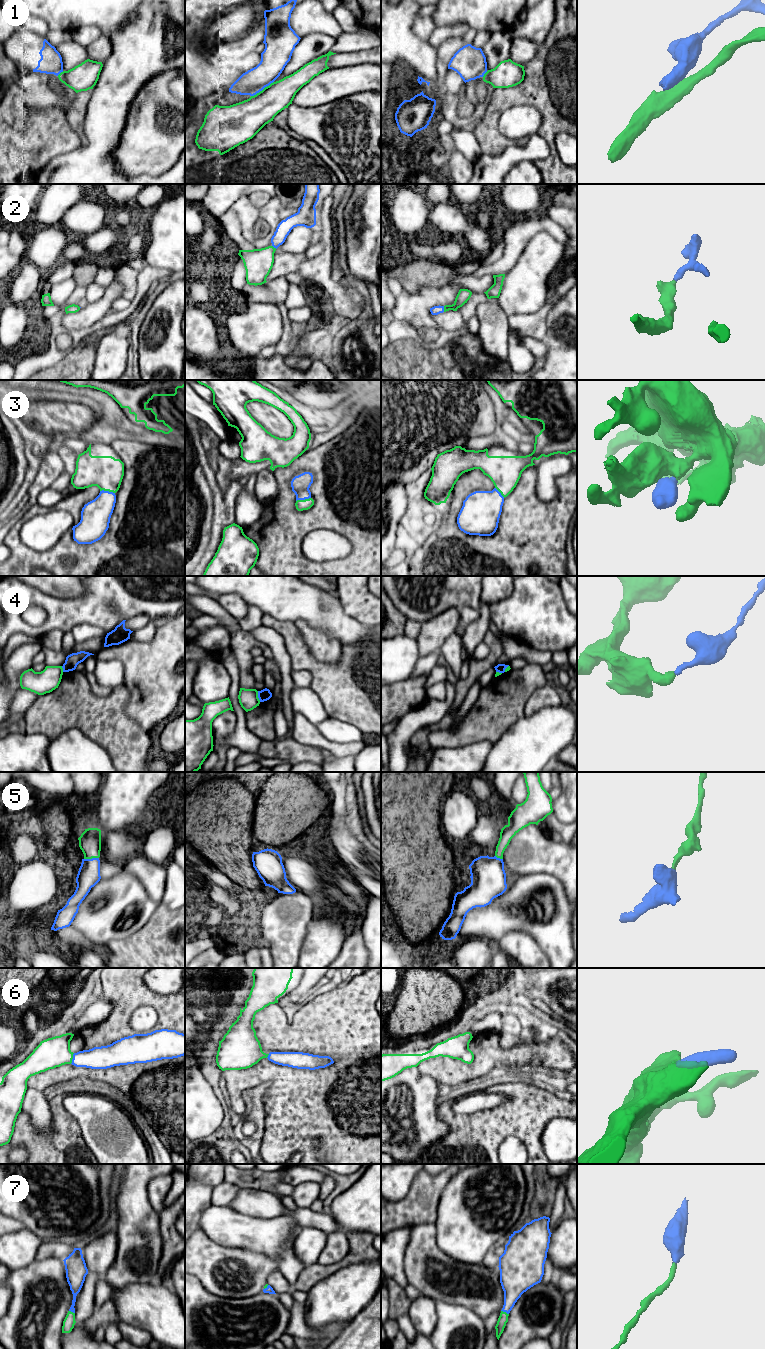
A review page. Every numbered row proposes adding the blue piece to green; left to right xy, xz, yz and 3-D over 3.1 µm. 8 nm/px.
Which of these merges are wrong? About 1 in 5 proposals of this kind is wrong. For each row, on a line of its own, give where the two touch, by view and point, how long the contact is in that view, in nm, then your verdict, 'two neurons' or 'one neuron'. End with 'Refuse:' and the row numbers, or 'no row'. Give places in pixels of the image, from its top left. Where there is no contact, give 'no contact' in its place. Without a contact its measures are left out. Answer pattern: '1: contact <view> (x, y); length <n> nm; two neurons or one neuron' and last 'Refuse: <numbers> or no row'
1: contact xz (263, 89); length 220 nm; one neuron
2: contact yz (444, 309); length 50 nm; one neuron
3: contact xy (107, 490); length 120 nm; one neuron
4: contact xz (257, 696); length 90 nm; two neurons
5: contact xy (91, 858); length 120 nm; one neuron
6: contact xy (72, 1058); length 90 nm; one neuron
7: contact yz (505, 1312); length 70 nm; one neuron
Refuse: 4

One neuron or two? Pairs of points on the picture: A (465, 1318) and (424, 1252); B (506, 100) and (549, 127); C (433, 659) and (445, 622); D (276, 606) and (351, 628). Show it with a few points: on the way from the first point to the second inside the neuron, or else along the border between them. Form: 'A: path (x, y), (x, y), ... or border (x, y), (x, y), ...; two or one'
A: border (435, 1301), (445, 1301), (466, 1306), (478, 1316); two
B: path (520, 98), (532, 98), (548, 113); one
C: border (439, 649), (420, 657); two
D: path (295, 606), (315, 606), (332, 620); one

